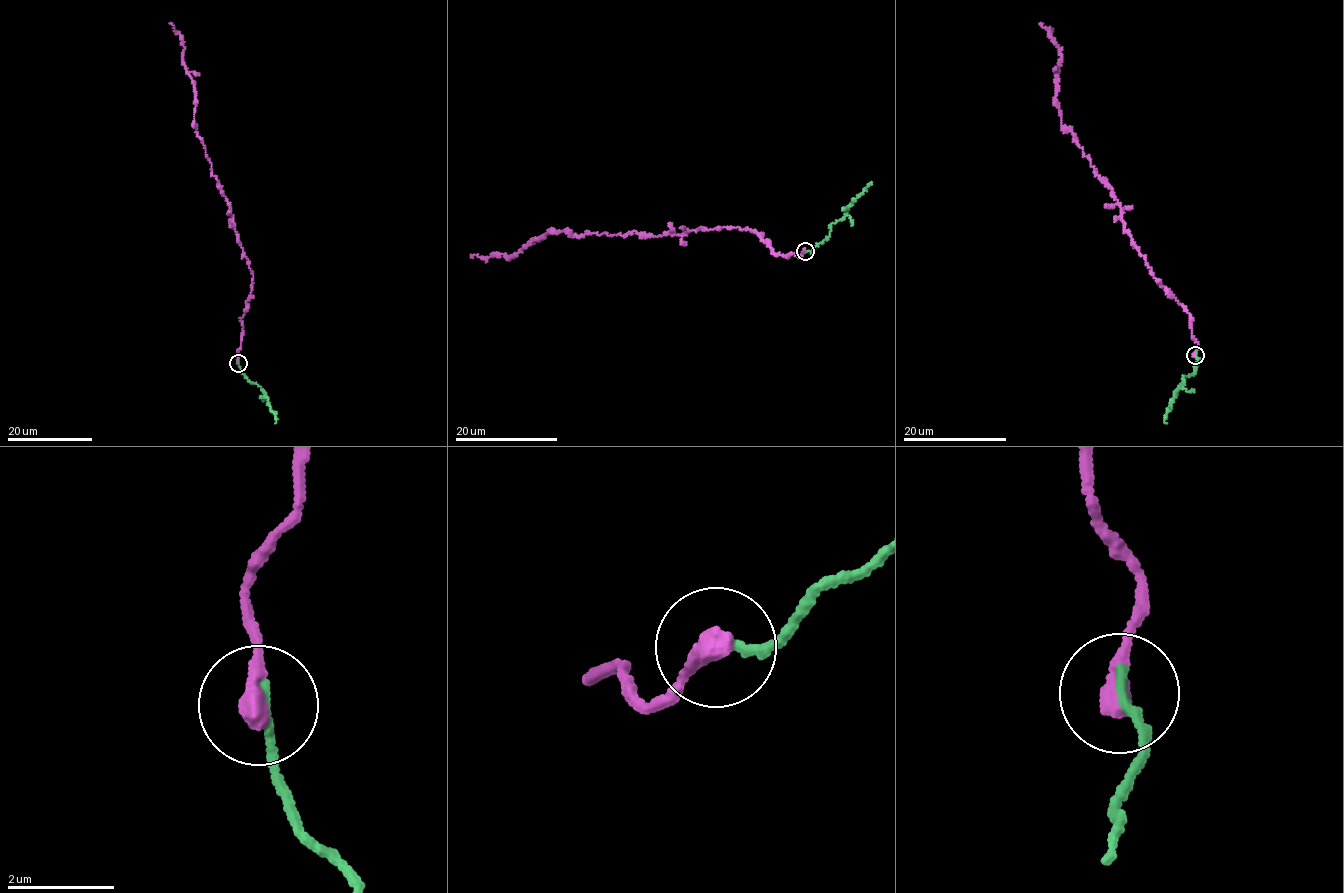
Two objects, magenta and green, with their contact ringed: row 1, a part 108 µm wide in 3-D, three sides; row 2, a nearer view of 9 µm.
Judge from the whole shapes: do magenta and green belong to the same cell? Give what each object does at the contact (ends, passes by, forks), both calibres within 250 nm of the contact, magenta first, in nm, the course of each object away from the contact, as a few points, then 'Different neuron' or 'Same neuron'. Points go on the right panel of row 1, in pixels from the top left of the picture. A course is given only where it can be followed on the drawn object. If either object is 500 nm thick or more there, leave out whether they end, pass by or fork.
At the ring magenta ends. At the ring green ends. Thickness 420 nm (magenta) against 200 nm. Course of magenta: (1195, 354), (1191, 315), (1151, 272), (1125, 229), (1113, 191), (1062, 124), (1055, 100), (1059, 48), (1041, 23). Course of green: (1195, 354), (1198, 362), (1194, 373), (1185, 375), (1165, 422). Same neuron

